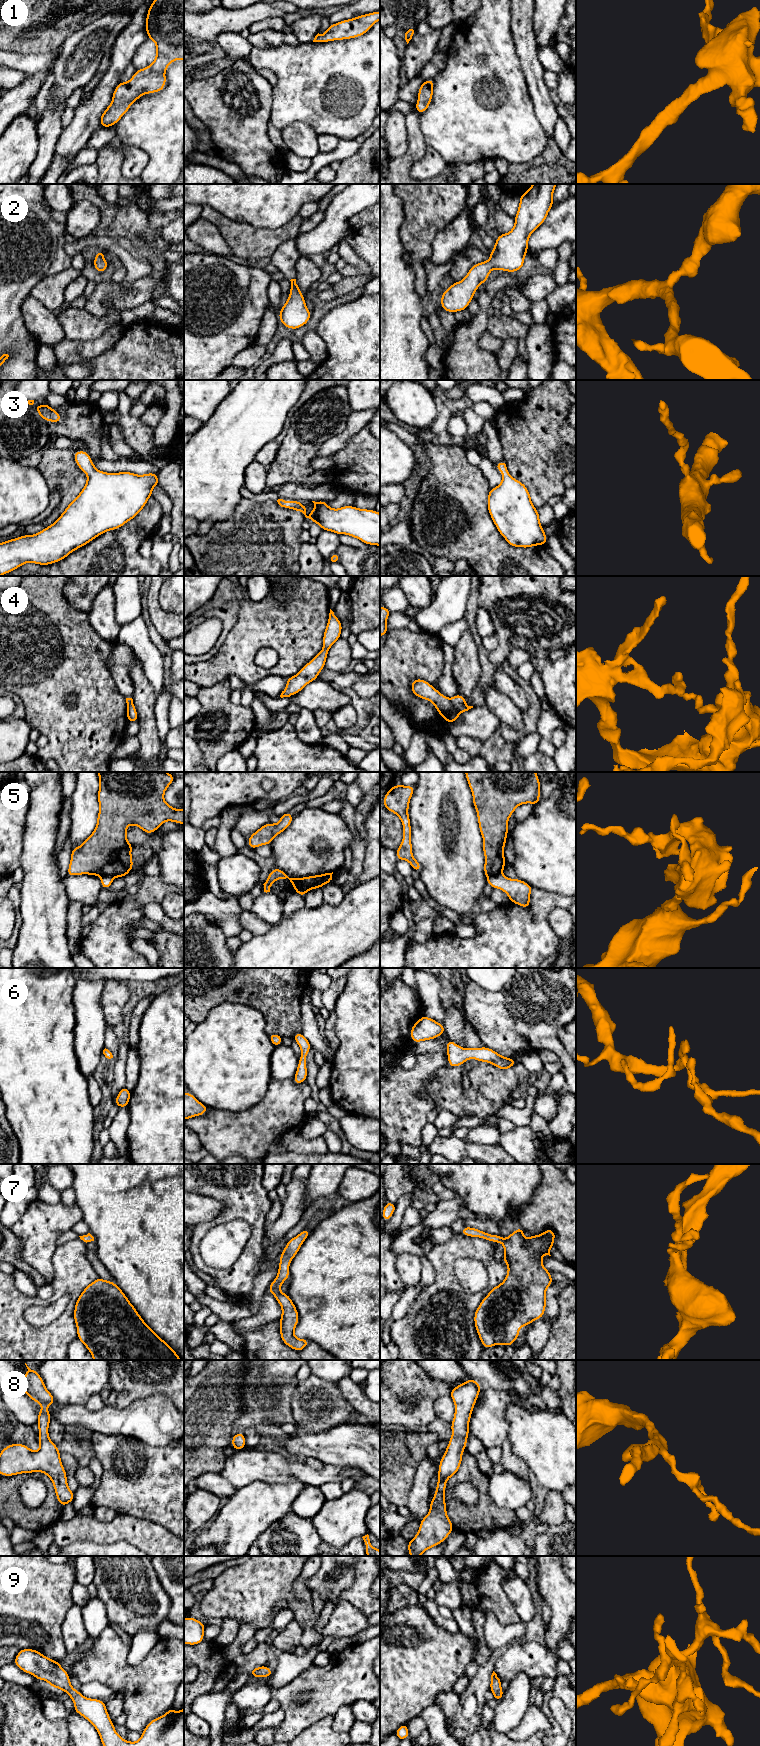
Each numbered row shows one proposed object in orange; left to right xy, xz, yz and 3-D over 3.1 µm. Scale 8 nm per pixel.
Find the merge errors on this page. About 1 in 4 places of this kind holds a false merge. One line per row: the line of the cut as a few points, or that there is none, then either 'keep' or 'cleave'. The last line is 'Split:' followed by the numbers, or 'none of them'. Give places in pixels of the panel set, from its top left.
1: no cut; keep
2: no cut; keep
3: no cut; keep
4: cut in yz along (450, 699), (459, 713); cleave
5: cut in xz along (307, 890), (301, 885), (296, 891); cleave
6: no cut; keep
7: no cut; keep
8: no cut; keep
9: no cut; keep
Split: 4, 5

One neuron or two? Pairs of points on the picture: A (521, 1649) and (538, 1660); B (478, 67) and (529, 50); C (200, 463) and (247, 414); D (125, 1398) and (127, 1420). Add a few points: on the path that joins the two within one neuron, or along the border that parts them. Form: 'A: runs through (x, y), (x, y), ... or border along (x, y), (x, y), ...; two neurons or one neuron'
A: runs through (525, 1653), (534, 1660); one neuron
B: border along (511, 31), (520, 67), (525, 76); two neurons
C: runs through (212, 451), (237, 426); one neuron
D: border along (148, 1397), (136, 1399), (125, 1407), (114, 1406); two neurons

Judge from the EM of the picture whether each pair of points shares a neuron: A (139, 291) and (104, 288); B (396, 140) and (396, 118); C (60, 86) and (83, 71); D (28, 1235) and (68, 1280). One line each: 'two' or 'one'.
A: one
B: one
C: one
D: two

